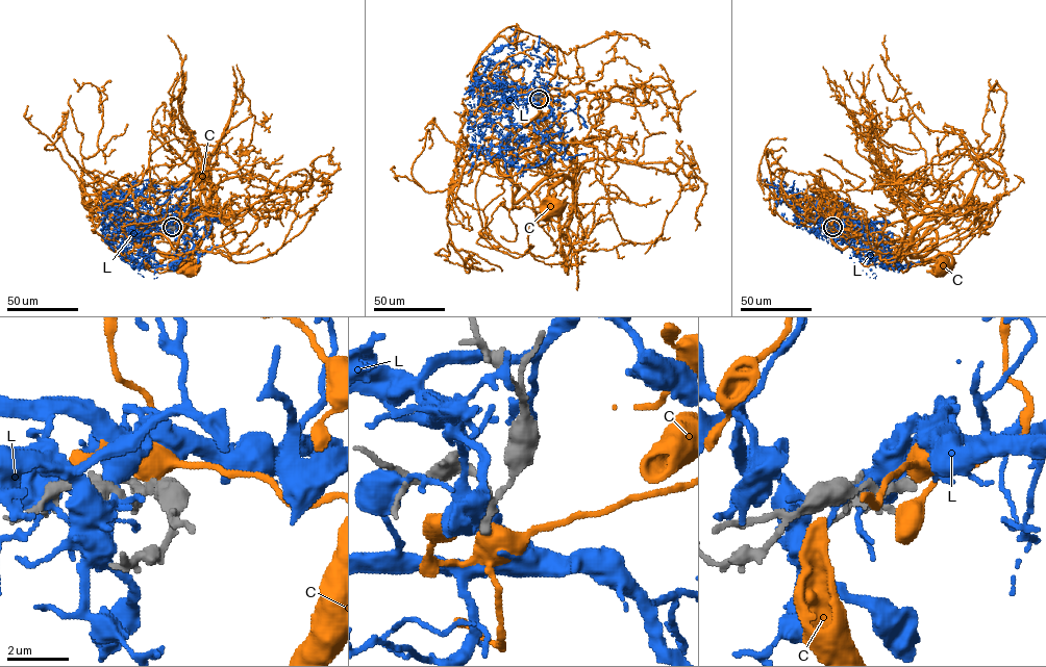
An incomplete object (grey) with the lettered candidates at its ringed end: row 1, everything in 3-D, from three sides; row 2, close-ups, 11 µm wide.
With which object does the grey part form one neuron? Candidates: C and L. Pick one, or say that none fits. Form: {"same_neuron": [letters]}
{"same_neuron": []}

